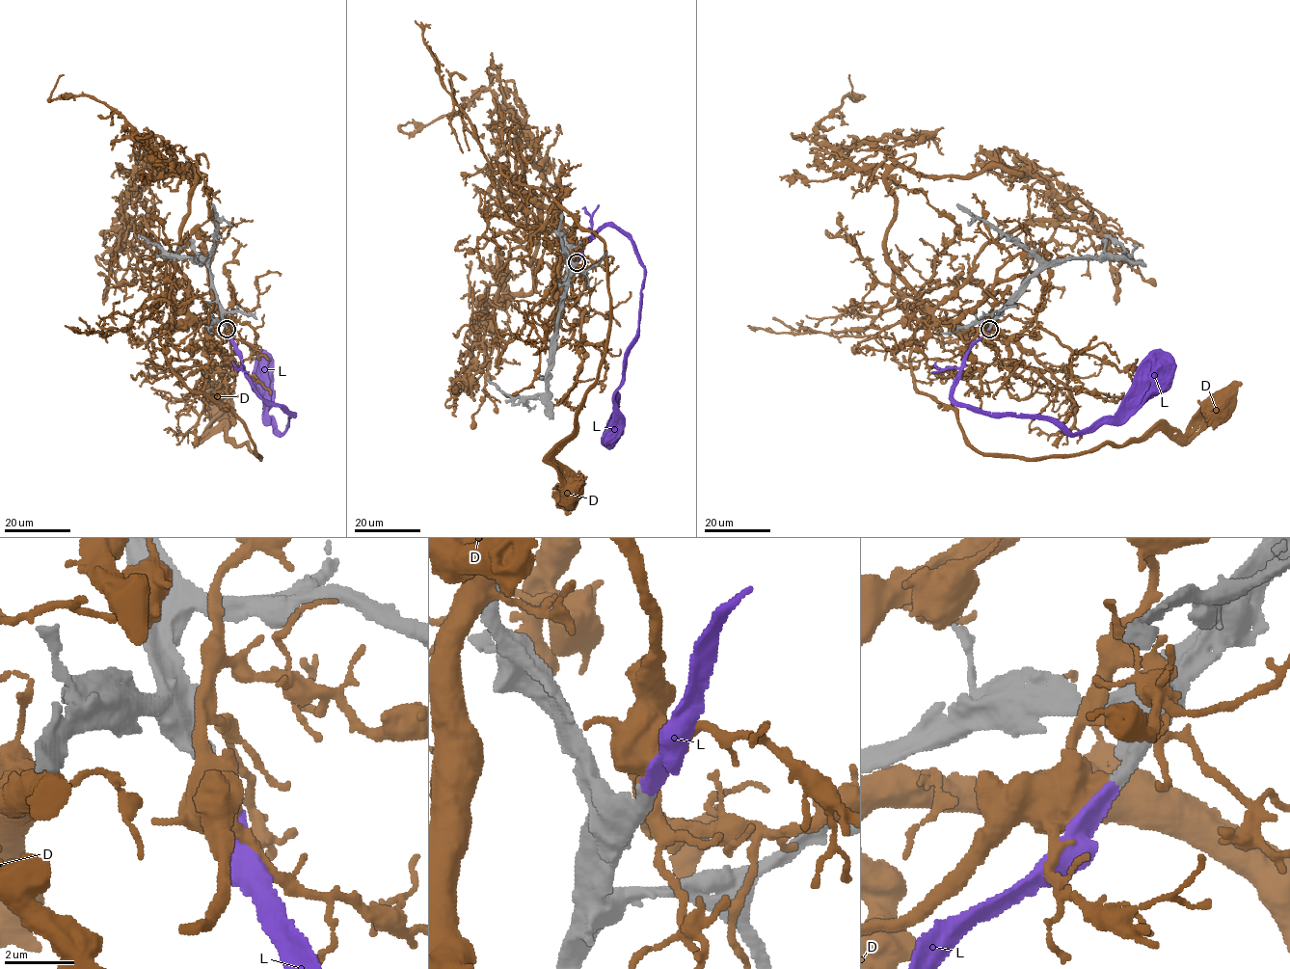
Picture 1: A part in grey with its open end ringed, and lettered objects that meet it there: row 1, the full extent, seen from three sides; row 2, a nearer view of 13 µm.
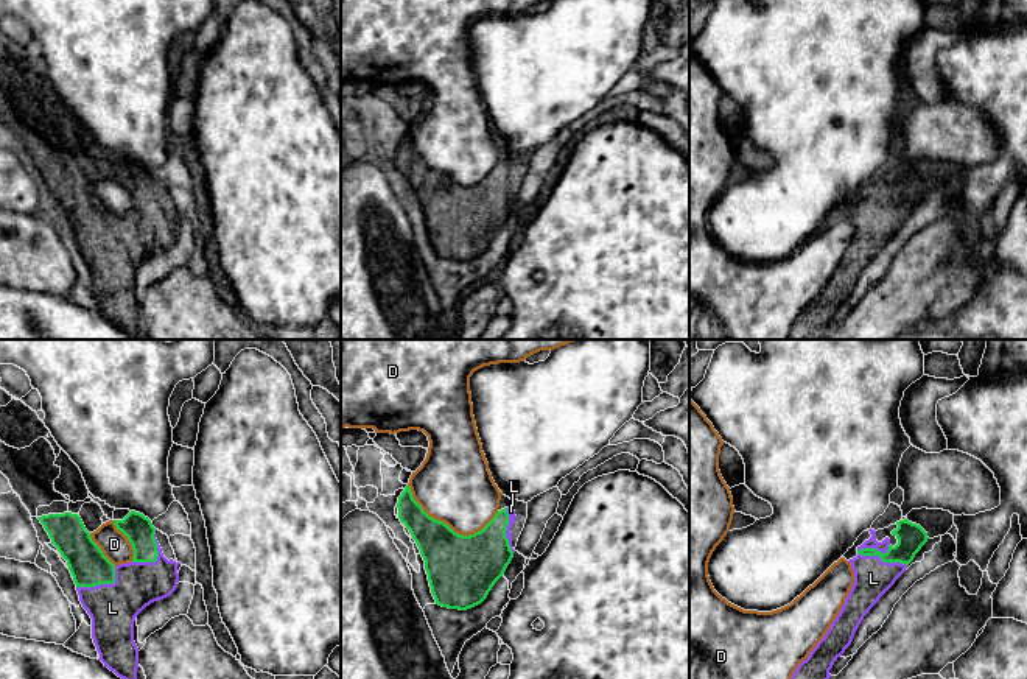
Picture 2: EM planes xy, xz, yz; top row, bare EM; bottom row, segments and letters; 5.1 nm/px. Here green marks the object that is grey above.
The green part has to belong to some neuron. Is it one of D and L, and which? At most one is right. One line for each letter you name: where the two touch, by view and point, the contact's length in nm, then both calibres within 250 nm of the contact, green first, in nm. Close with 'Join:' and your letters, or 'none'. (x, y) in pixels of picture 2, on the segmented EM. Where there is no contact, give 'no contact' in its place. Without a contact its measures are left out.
L: meets green in yz at (881, 559); contact 260 nm long; 140 nm thick on the green side, 190 nm on the other
Join: L

